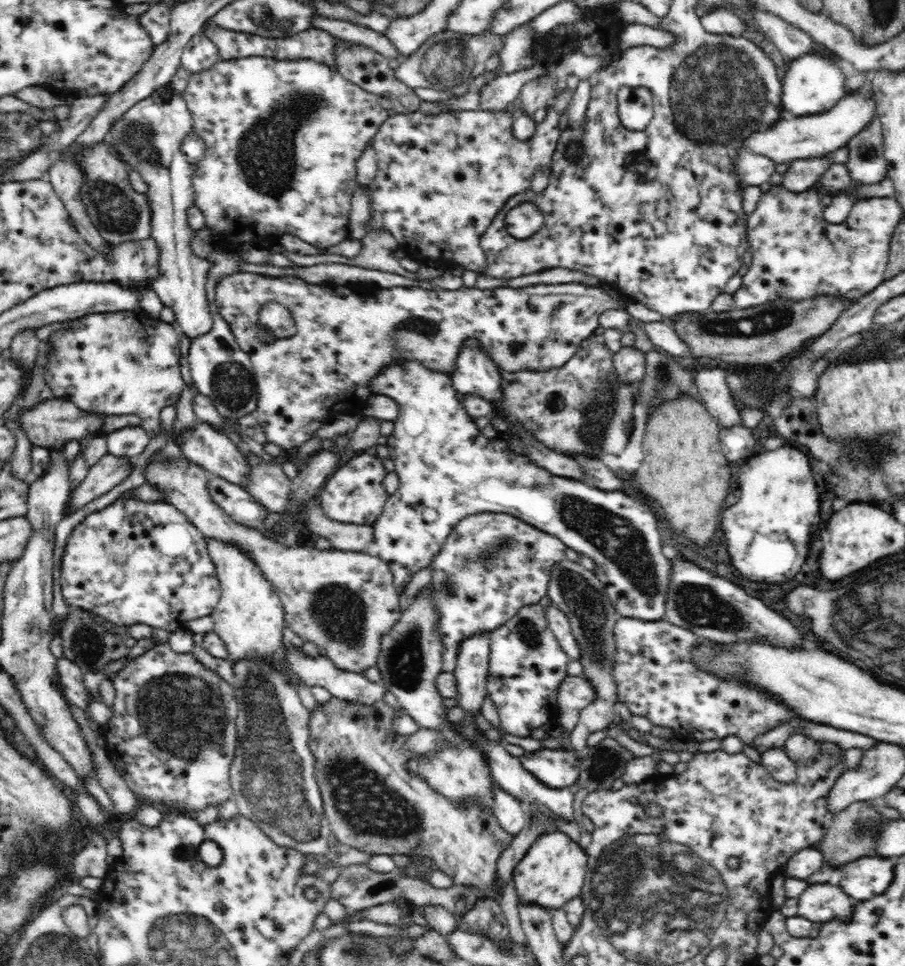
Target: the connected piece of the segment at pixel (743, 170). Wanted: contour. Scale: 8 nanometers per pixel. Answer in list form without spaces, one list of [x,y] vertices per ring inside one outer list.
[[[740,148],[733,164],[735,174],[742,184],[763,187],[769,185],[770,176],[774,174],[776,165],[767,156],[750,152],[745,148]]]

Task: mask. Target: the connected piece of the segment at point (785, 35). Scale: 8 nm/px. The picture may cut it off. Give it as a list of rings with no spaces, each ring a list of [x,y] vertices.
[[[753,7],[749,9],[749,14],[758,28],[762,29],[780,50],[787,66],[791,60],[796,60],[799,55],[808,54],[812,50],[823,52],[823,54],[833,54],[830,49],[814,41],[807,32],[786,22],[774,13]]]

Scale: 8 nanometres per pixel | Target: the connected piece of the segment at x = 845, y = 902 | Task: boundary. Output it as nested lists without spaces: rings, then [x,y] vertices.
[[[828,882],[809,884],[798,898],[797,916],[812,923],[848,921],[856,904],[840,886]]]

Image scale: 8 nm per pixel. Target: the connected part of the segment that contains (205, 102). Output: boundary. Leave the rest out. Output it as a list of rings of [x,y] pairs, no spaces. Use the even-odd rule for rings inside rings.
[[[246,56],[244,58],[232,58],[219,60],[209,69],[191,73],[184,93],[188,110],[192,115],[193,131],[204,140],[206,152],[204,158],[196,163],[196,170],[192,177],[194,189],[194,205],[204,215],[205,226],[220,232],[220,247],[226,253],[236,253],[244,242],[252,242],[262,236],[264,232],[276,232],[276,236],[292,234],[300,240],[308,242],[319,249],[326,250],[330,246],[340,244],[348,237],[348,212],[350,212],[350,200],[356,188],[356,160],[362,156],[364,148],[373,142],[373,138],[380,128],[380,124],[389,116],[388,111],[378,105],[378,96],[366,92],[358,85],[346,80],[334,66],[320,64],[315,60],[282,59],[268,56]],[[240,230],[248,230],[252,238],[240,238]]]

